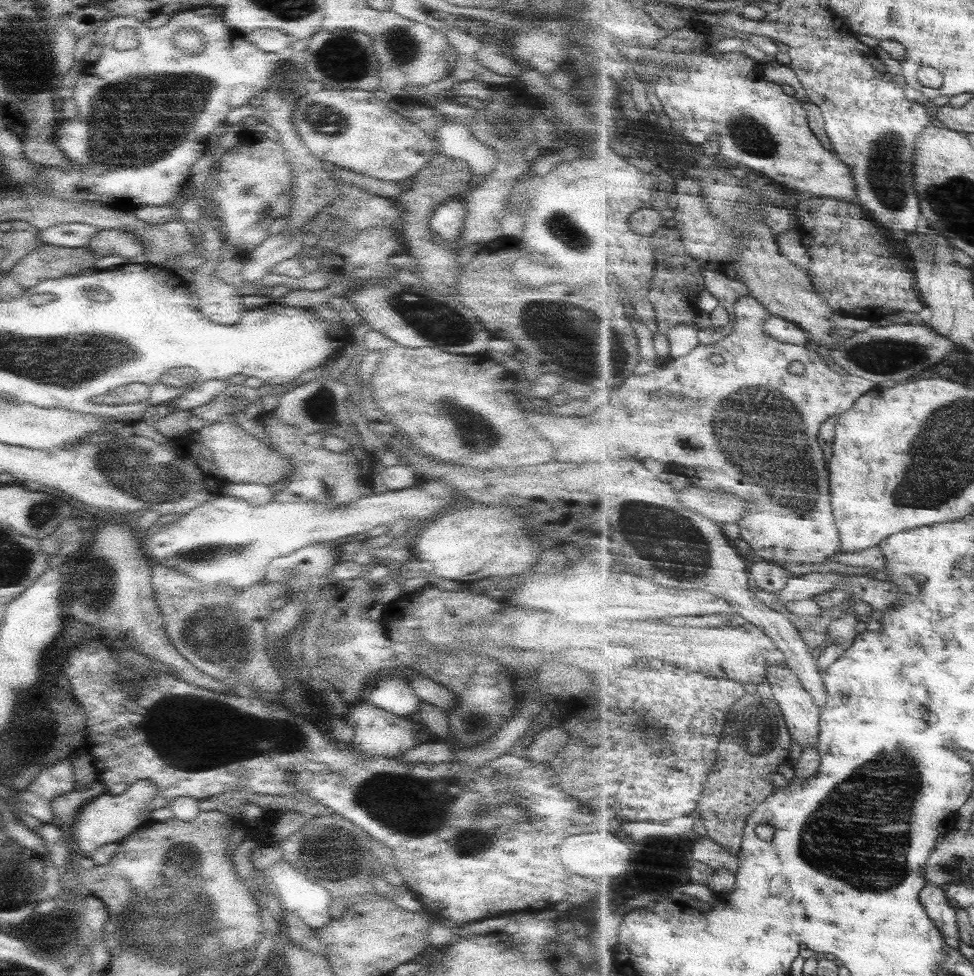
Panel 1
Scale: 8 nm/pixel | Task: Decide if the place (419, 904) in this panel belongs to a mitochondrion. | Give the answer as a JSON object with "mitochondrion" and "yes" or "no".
{"mitochondrion":"no"}

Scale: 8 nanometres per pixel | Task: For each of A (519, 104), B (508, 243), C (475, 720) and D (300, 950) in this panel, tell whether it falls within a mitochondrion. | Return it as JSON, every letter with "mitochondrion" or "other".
{"A":"mitochondrion","B":"other","C":"mitochondrion","D":"other"}

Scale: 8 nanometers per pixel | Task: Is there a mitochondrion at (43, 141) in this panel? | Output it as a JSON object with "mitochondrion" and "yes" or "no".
{"mitochondrion":"no"}

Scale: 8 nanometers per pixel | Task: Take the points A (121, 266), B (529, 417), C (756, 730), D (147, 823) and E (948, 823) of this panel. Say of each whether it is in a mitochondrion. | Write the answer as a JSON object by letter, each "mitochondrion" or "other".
{"A":"other","B":"other","C":"mitochondrion","D":"other","E":"other"}

